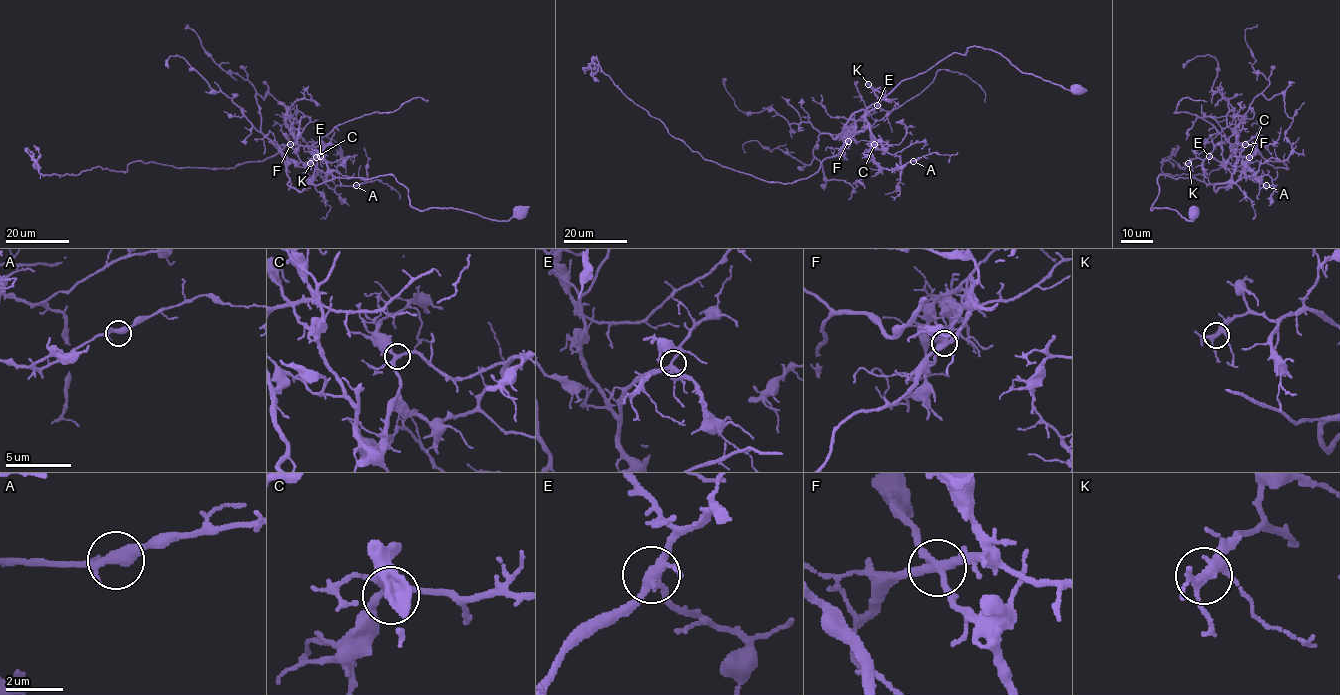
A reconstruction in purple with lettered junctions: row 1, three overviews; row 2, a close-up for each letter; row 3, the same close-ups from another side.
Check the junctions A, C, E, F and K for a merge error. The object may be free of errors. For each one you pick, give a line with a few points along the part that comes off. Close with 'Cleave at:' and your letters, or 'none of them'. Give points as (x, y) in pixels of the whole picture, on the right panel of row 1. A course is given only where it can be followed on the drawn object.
F: foreign part runs (1245, 144), (1287, 168), (1256, 161), (1246, 171), (1161, 170), (1171, 158), (1186, 167)
Cleave at: F

